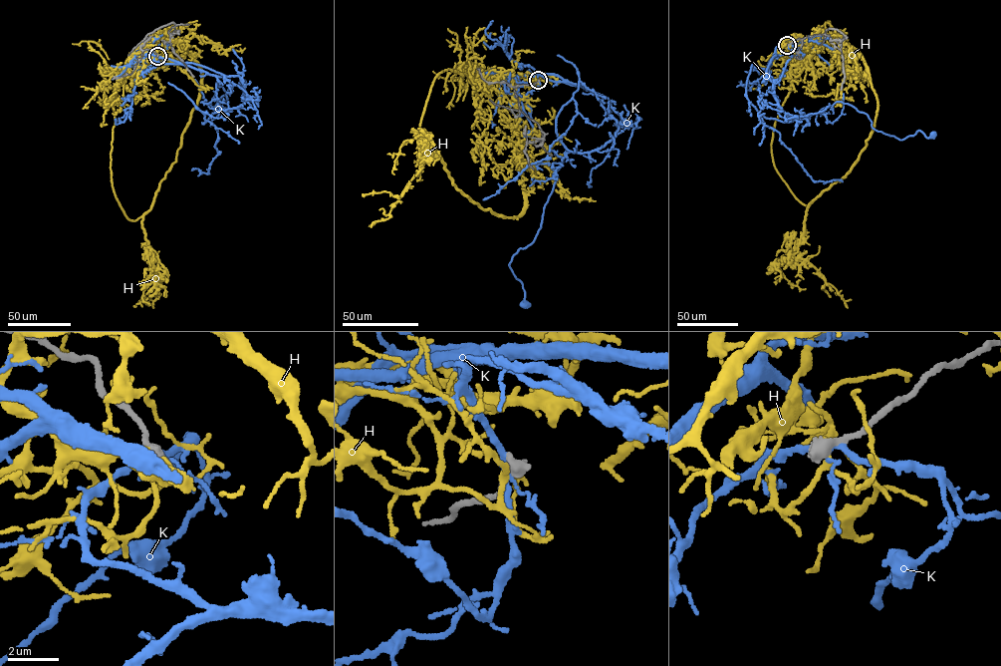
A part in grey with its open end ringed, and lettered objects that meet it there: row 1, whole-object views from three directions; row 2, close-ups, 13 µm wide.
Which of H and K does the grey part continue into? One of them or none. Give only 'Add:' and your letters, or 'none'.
Add: none

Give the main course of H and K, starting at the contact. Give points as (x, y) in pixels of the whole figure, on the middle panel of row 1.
H: (538, 80), (494, 78), (475, 88), (457, 71), (436, 75), (420, 123), (422, 166), (389, 216), (371, 227)
K: (538, 80), (585, 87), (618, 127), (600, 148), (568, 153), (559, 166), (541, 228), (509, 265), (525, 303)

